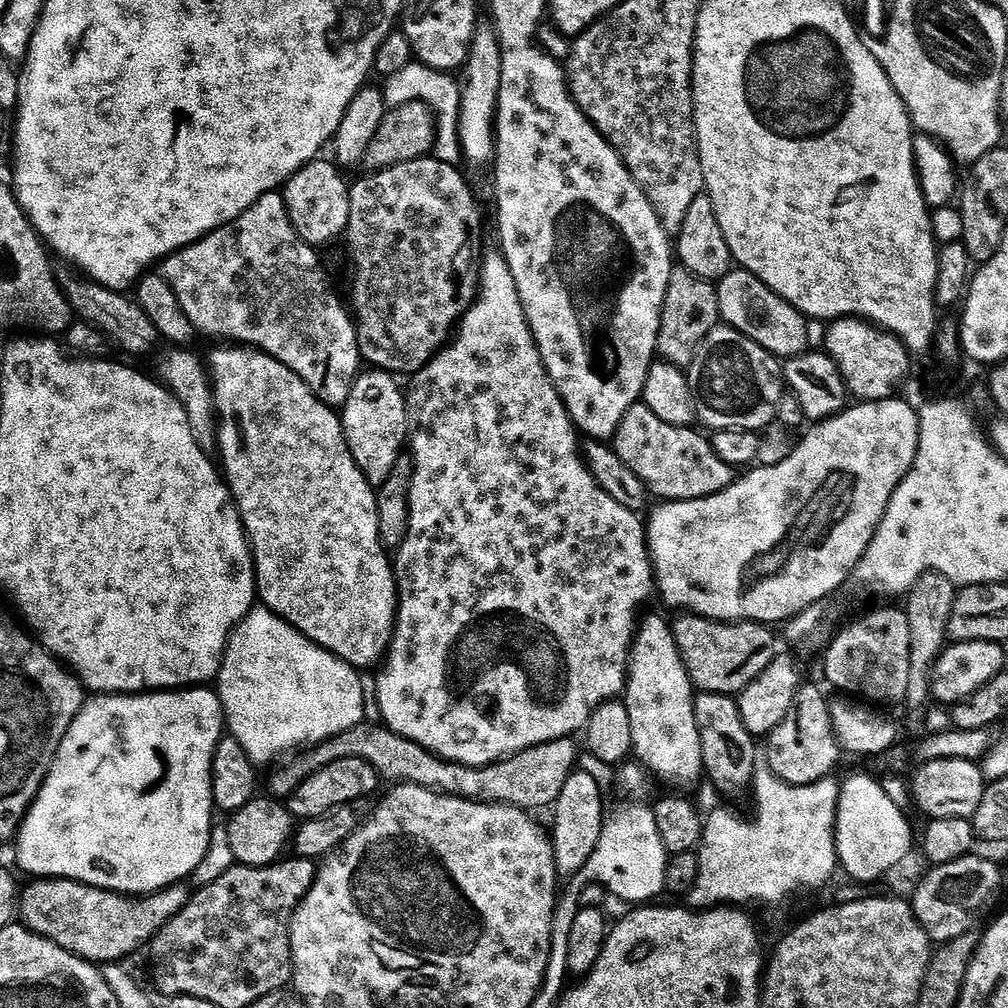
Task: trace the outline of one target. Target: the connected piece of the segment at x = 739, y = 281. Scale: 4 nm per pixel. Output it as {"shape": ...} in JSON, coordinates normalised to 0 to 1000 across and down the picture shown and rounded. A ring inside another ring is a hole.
{"shape":[[[730,264],[721,270],[710,282],[710,295],[712,296],[713,316],[719,322],[752,339],[760,348],[771,355],[794,353],[803,348],[802,324],[804,318],[801,313],[784,304],[784,300],[777,298],[764,284],[760,284],[748,272],[739,266]]]}

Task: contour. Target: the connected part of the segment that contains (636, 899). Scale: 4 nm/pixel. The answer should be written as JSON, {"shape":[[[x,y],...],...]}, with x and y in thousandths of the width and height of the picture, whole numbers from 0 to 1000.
{"shape":[[[637,796],[625,798],[624,802],[617,803],[608,813],[606,811],[600,816],[592,841],[574,861],[576,878],[595,877],[604,890],[612,889],[620,893],[623,899],[631,899],[627,897],[647,893],[654,885],[660,884],[659,871],[664,847],[657,839],[653,819],[649,819],[646,801]]]}

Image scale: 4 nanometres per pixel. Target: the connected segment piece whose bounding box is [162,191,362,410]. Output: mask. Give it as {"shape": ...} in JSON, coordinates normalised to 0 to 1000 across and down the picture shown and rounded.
{"shape":[[[266,190],[248,208],[196,240],[172,250],[161,262],[161,273],[167,278],[181,308],[200,334],[211,333],[214,339],[233,339],[252,344],[274,355],[306,381],[306,385],[325,404],[338,406],[356,372],[359,356],[352,316],[348,313],[330,282],[325,279],[317,254],[311,243],[295,232],[286,215],[281,193]]]}

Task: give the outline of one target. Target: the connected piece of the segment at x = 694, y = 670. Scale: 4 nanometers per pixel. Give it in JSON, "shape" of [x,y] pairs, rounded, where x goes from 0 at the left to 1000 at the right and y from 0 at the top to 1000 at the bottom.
{"shape":[[[686,609],[672,611],[675,612],[666,616],[669,637],[673,637],[683,672],[694,687],[729,691],[740,685],[740,681],[744,681],[744,677],[748,677],[772,649],[770,631],[766,628],[769,626],[761,619],[751,619],[749,614],[723,617]]]}

